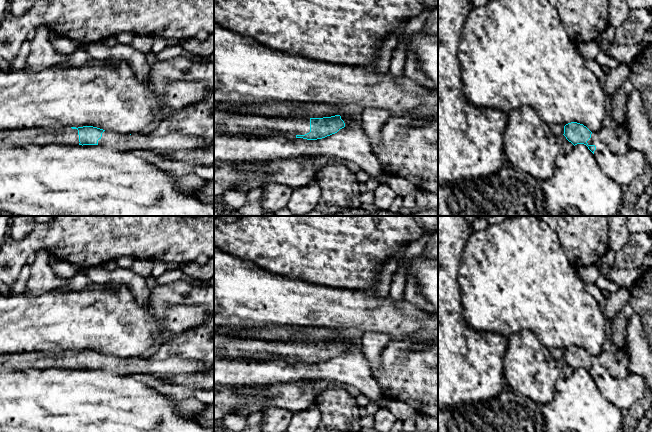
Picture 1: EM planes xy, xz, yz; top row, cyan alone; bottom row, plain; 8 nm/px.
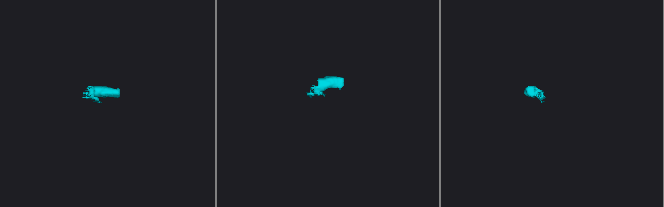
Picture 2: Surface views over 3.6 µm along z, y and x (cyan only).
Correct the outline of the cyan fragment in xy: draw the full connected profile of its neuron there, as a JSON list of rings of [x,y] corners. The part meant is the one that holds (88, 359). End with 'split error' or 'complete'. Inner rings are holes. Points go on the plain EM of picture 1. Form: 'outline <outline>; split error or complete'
outline [[[93,350],[71,352],[78,354],[79,369],[82,370],[100,369],[118,376],[148,374],[160,380],[169,379],[180,374],[200,373],[213,365],[202,360],[185,359],[179,356],[155,360],[144,357],[122,358],[105,355]]]; split error

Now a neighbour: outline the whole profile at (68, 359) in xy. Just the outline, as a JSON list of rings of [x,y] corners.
[[[62,351],[54,357],[36,360],[34,366],[38,369],[62,368],[79,369],[79,359],[77,353]]]

